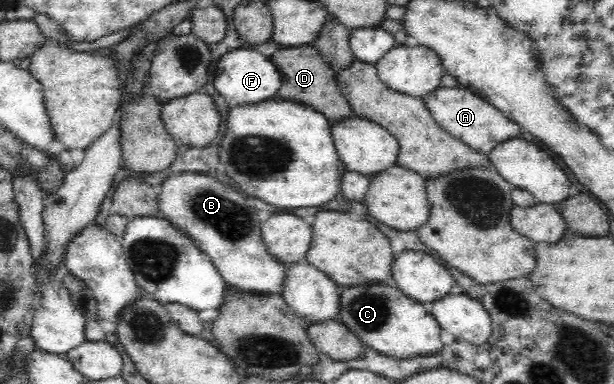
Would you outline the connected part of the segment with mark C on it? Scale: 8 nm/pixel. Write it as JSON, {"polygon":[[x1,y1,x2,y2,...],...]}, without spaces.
{"polygon":[[383,284,343,286,338,288,337,318,359,337,365,347,373,348,391,358,414,358,435,355,441,350,439,325,428,306,405,296,397,287]]}

